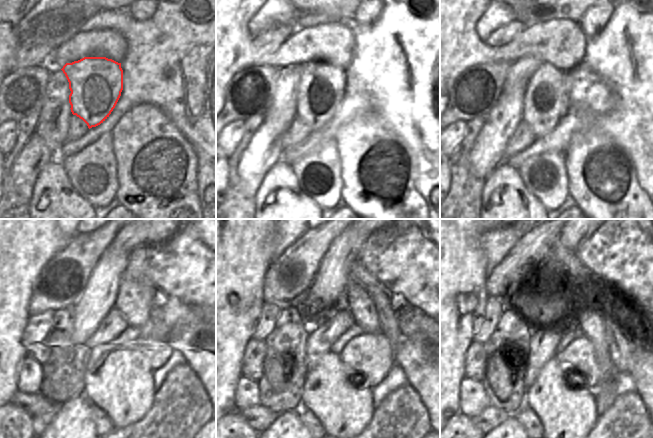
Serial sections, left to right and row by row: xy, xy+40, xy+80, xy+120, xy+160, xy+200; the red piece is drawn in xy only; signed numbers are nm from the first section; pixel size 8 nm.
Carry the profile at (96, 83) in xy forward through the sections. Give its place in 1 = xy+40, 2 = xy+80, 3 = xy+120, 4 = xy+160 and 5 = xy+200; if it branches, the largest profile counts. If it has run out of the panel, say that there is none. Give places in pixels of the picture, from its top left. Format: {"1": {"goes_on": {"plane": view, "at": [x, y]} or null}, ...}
{"1": {"goes_on": {"plane": "xy+40", "at": [321, 88]}}, "2": {"goes_on": {"plane": "xy+80", "at": [546, 100]}}, "3": {"goes_on": {"plane": "xy+120", "at": [135, 300]}}, "4": {"goes_on": {"plane": "xy+160", "at": [359, 302]}}, "5": {"goes_on": {"plane": "xy+200", "at": [591, 324]}}}

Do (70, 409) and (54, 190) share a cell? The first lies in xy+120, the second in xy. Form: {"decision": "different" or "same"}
{"decision": "same"}

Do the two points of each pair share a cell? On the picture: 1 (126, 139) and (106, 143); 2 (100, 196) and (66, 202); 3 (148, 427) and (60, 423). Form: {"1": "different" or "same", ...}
{"1": "different", "2": "different", "3": "different"}

